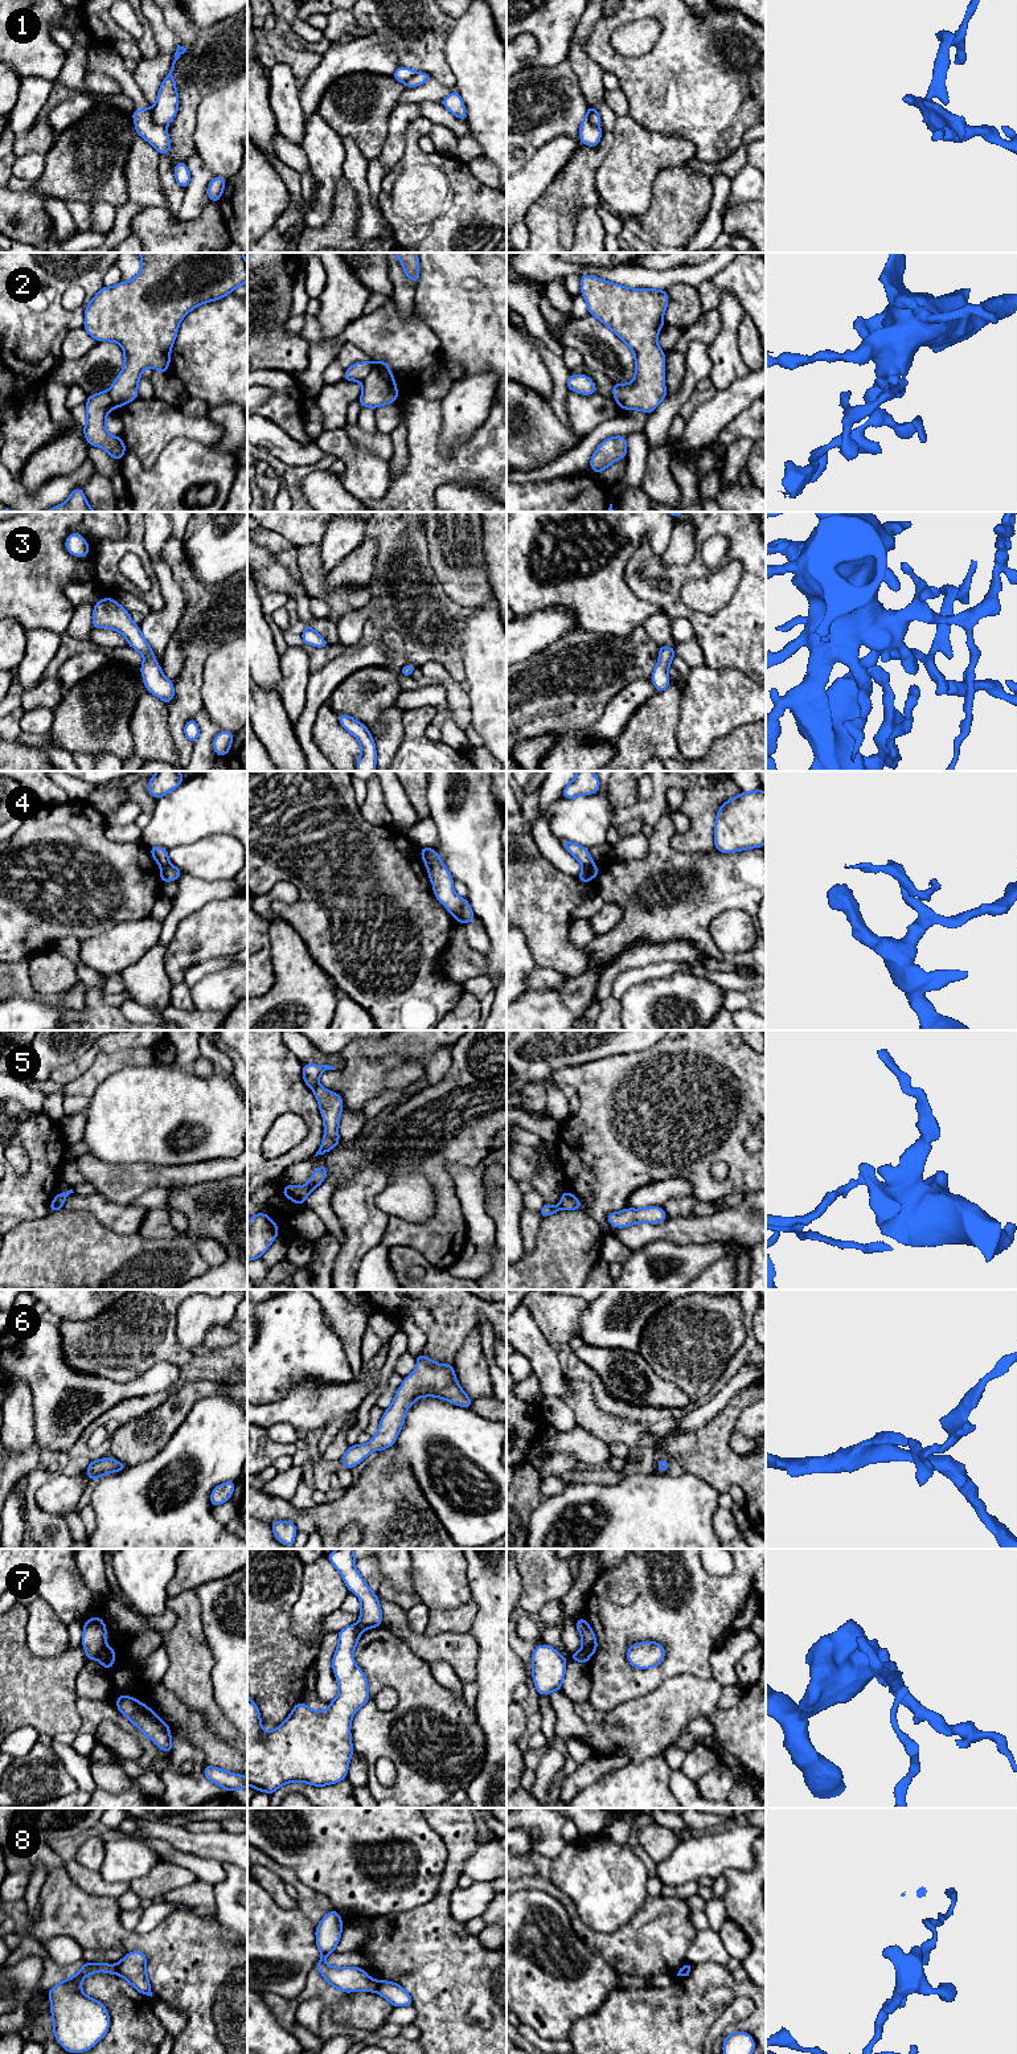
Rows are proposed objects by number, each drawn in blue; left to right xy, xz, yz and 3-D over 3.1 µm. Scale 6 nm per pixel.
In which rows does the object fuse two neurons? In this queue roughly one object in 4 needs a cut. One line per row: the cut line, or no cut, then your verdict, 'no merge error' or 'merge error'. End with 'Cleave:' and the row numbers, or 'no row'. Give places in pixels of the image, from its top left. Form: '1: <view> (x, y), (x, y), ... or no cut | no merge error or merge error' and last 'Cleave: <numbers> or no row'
1: xy (151, 110), (151, 118), (162, 127), (165, 127) | merge error
2: xz (372, 363), (370, 372), (361, 381) | merge error
3: no cut | no merge error
4: yz (593, 862), (583, 866) | merge error
5: xz (319, 1085), (312, 1089) | merge error
6: no cut | no merge error
7: xy (106, 1647), (98, 1659) | merge error
8: xz (378, 1981), (376, 1991) | merge error
Cleave: 1, 2, 4, 5, 7, 8

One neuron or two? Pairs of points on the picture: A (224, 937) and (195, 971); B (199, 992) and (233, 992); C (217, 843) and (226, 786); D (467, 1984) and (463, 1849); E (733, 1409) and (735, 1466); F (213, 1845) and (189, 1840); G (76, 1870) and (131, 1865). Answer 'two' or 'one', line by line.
A: two
B: one
C: two
D: one
E: one
F: one
G: two

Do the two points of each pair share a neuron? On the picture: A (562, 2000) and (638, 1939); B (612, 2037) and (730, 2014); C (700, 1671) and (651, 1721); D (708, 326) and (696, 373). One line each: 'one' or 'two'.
A: two
B: two
C: two
D: two

